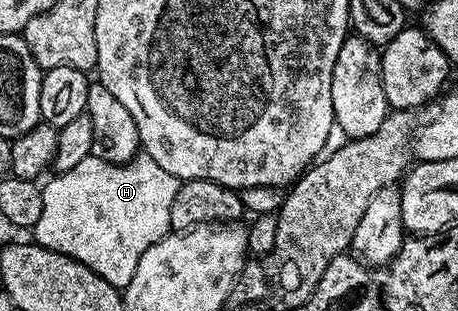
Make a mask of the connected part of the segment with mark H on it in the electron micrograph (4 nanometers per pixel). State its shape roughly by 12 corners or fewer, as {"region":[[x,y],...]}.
{"region":[[141,152],[41,186],[37,240],[131,284],[179,179]]}

